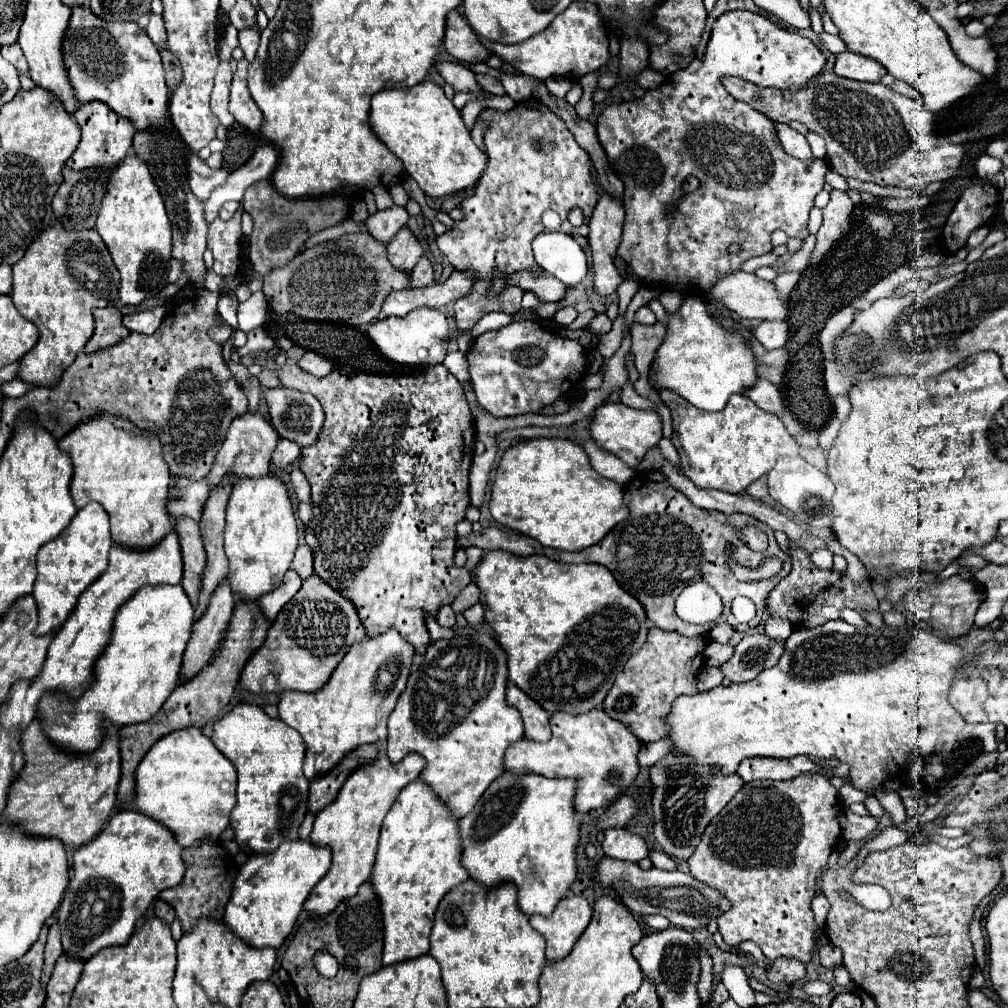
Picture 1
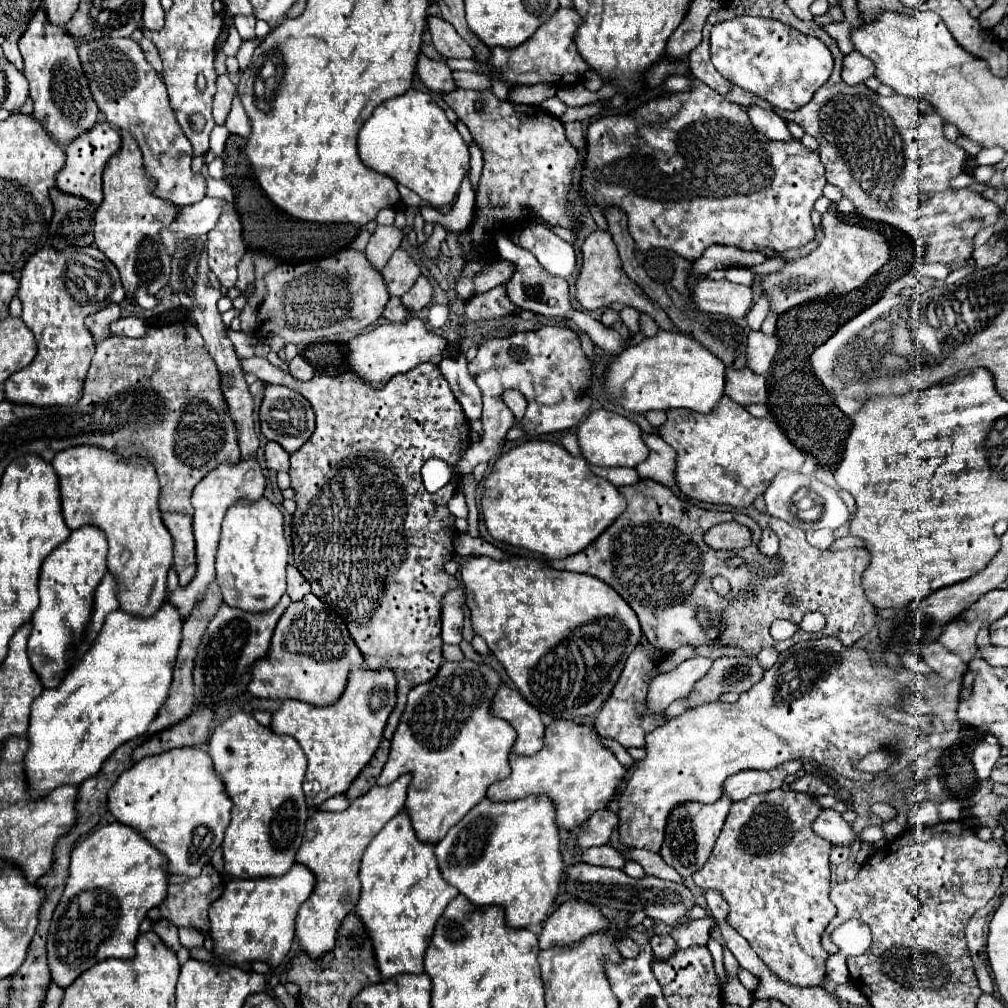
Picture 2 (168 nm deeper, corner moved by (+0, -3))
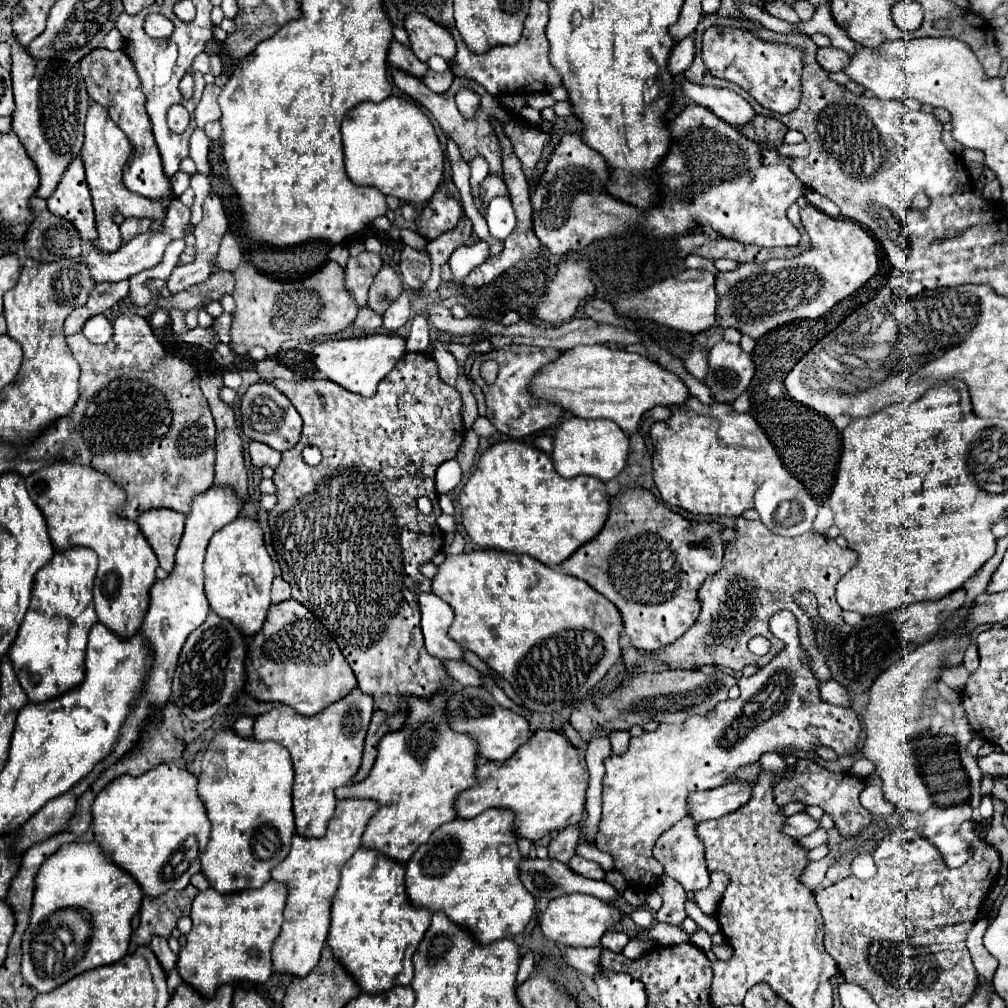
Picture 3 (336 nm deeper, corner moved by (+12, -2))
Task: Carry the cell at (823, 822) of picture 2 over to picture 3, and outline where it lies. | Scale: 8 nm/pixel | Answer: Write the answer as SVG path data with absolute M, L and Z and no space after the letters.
M798 812L798 814L786 818L786 824L784 824L782 830L784 830L784 834L788 834L792 838L802 838L802 836L808 836L808 834L816 832L818 828L820 828L818 820L814 820L806 812Z

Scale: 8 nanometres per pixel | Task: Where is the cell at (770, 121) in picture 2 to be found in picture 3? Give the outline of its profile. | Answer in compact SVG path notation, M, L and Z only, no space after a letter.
M684 80L682 92L688 100L694 100L696 104L710 108L716 116L720 116L722 120L726 120L728 124L732 124L736 128L748 126L748 122L752 122L752 118L756 118L754 108L732 90L706 88L706 86L698 86L698 84Z

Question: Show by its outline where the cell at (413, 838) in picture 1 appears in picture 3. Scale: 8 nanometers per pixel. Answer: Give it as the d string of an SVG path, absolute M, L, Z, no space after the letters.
M360 846L344 864L342 882L332 902L328 946L368 994L412 982L412 954L418 948L432 912L416 910L404 890L404 864Z

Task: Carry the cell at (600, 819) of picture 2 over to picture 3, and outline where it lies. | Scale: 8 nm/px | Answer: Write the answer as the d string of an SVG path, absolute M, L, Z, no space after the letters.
M568 826L552 838L548 844L548 856L556 858L560 862L568 862L572 854L576 854L576 848L580 844L580 826Z

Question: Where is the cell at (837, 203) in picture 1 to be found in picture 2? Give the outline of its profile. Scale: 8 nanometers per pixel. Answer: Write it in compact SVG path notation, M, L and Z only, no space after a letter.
M830 207L822 215L822 229L824 239L810 255L788 261L776 273L762 275L762 293L768 295L770 311L778 317L802 303L824 299L830 295L846 295L862 287L882 265L886 265L890 257L884 235L874 229L856 229L854 225L840 221L836 207Z

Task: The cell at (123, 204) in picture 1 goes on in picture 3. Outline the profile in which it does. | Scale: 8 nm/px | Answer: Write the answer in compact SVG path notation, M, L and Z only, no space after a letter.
M92 102L86 118L86 138L84 138L84 148L82 148L82 160L86 168L86 182L92 192L94 200L94 212L96 212L96 230L98 238L92 240L92 246L100 252L116 252L122 246L122 234L118 224L114 222L114 214L122 212L124 218L134 216L134 218L148 218L148 220L164 220L166 208L150 198L132 194L126 190L122 182L122 170L124 164L130 158L130 142L126 134L108 118L108 112Z

